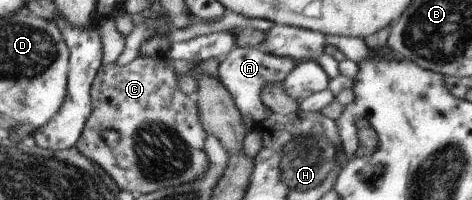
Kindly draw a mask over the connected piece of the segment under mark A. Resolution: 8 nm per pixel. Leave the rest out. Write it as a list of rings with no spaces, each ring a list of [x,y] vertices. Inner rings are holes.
[[[236,45],[231,50],[231,54],[220,61],[217,72],[218,78],[235,98],[242,114],[260,126],[261,122],[273,113],[273,110],[267,107],[261,98],[263,88],[267,84],[283,82],[297,65],[298,62],[293,58],[280,57],[268,53],[263,48],[247,48]]]

